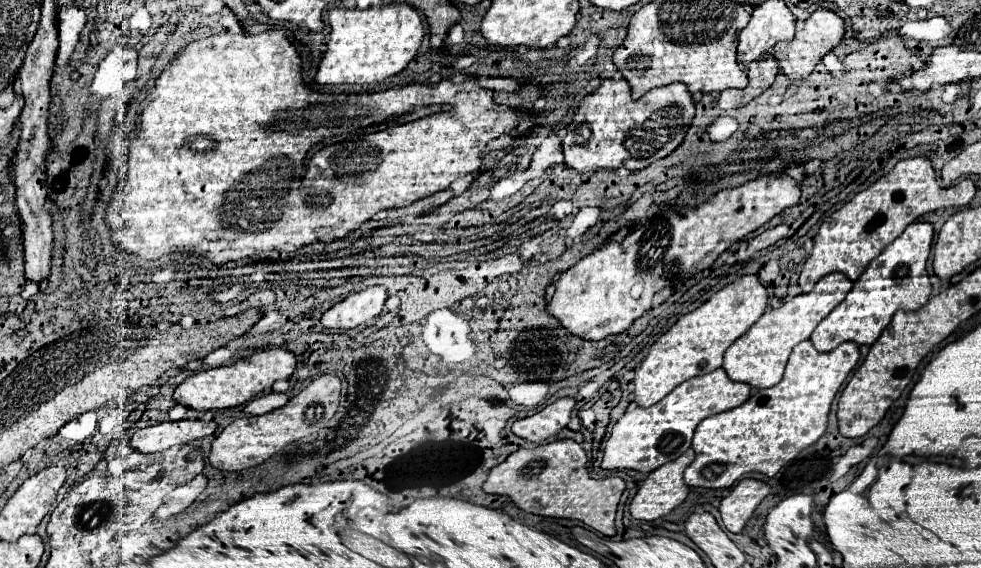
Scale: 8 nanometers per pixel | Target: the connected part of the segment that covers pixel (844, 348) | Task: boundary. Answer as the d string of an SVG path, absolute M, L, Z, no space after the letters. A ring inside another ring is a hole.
M810 341L798 343L792 349L784 379L778 385L756 391L740 407L704 419L696 427L692 439L696 459L684 471L686 485L726 489L752 471L774 477L802 449L814 445L824 435L830 405L858 359L860 347L850 341L830 353L816 351Z

